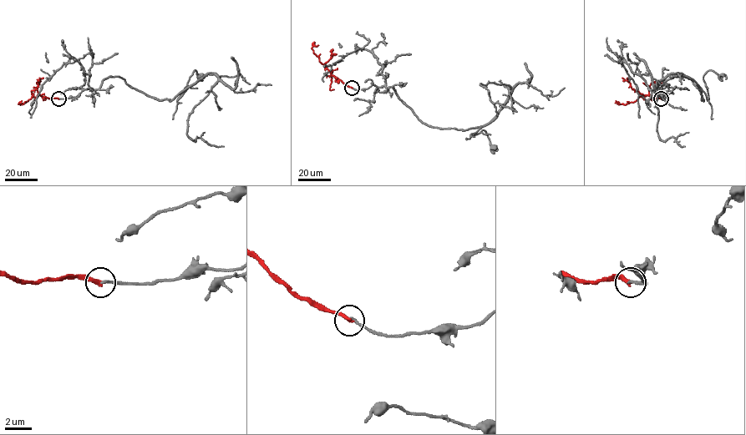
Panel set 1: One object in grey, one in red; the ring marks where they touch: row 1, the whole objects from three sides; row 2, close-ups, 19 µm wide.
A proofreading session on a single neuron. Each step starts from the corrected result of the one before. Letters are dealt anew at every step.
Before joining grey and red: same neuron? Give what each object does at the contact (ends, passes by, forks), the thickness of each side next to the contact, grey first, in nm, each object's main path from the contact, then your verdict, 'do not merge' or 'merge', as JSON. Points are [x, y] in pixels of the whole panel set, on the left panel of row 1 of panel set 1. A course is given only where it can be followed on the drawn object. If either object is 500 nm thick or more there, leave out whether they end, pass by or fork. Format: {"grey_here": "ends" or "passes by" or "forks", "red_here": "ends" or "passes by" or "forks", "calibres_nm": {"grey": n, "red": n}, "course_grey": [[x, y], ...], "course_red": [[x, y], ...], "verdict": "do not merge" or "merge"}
{"grey_here": "ends", "red_here": "ends", "calibres_nm": {"grey": 170, "red": 280}, "course_grey": [[58, 98], [119, 76], [173, 99], [214, 73], [218, 81], [190, 114], [187, 134], [223, 146]], "course_red": [[58, 98], [38, 95], [18, 103], [25, 102]], "verdict": "do not merge"}

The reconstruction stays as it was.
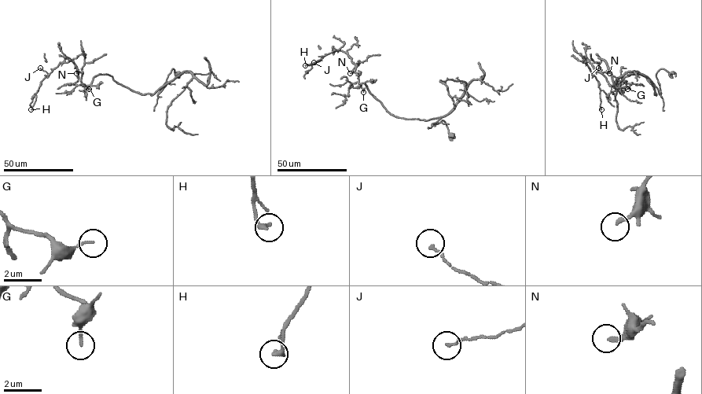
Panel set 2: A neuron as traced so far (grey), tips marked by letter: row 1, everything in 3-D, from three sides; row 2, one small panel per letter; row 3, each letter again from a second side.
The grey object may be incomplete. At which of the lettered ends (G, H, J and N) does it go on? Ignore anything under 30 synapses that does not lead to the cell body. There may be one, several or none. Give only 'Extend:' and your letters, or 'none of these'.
Extend: none of these

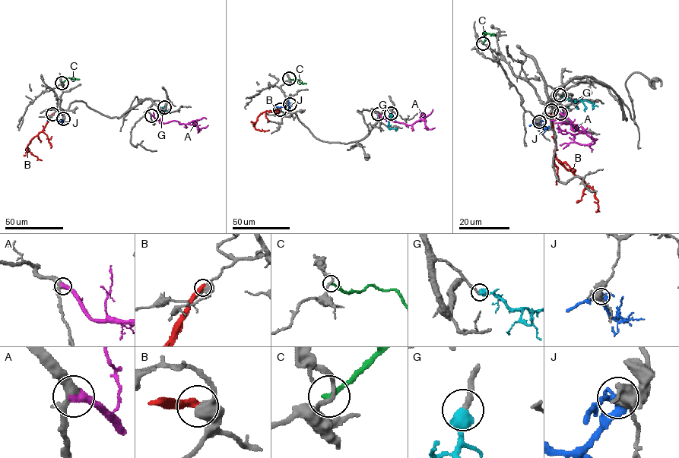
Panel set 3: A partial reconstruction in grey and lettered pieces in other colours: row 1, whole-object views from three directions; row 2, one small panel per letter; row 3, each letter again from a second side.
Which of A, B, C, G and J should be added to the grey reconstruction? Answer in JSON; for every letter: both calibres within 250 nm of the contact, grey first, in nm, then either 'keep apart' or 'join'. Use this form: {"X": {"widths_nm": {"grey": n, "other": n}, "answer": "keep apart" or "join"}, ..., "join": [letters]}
{"A": {"widths_nm": {"grey": 300, "other": 480}, "answer": "join"}, "B": {"widths_nm": {"grey": 500, "other": 400}, "answer": "keep apart"}, "C": {"widths_nm": {"grey": 190, "other": 240}, "answer": "keep apart"}, "G": {"widths_nm": {"grey": 260, "other": 650}, "answer": "join"}, "J": {"widths_nm": {"grey": 440, "other": 300}, "answer": "keep apart"}, "join": ["A", "G"]}

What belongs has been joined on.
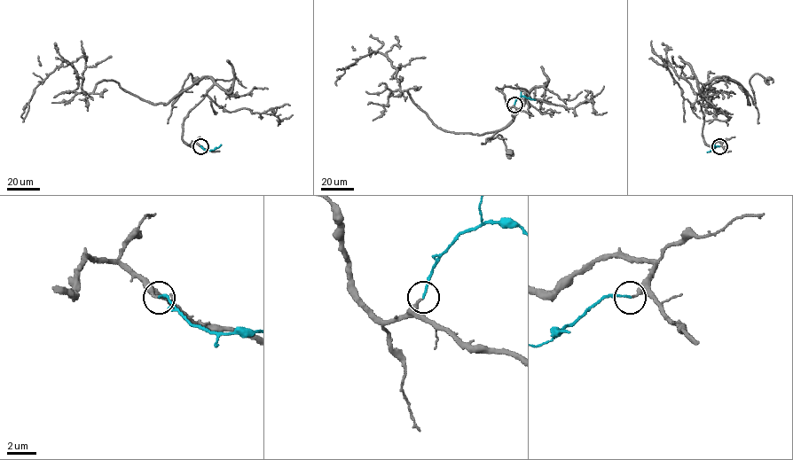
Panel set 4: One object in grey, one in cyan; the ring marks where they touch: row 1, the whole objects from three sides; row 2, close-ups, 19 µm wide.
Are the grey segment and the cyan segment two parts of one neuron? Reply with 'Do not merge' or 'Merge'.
Merge

